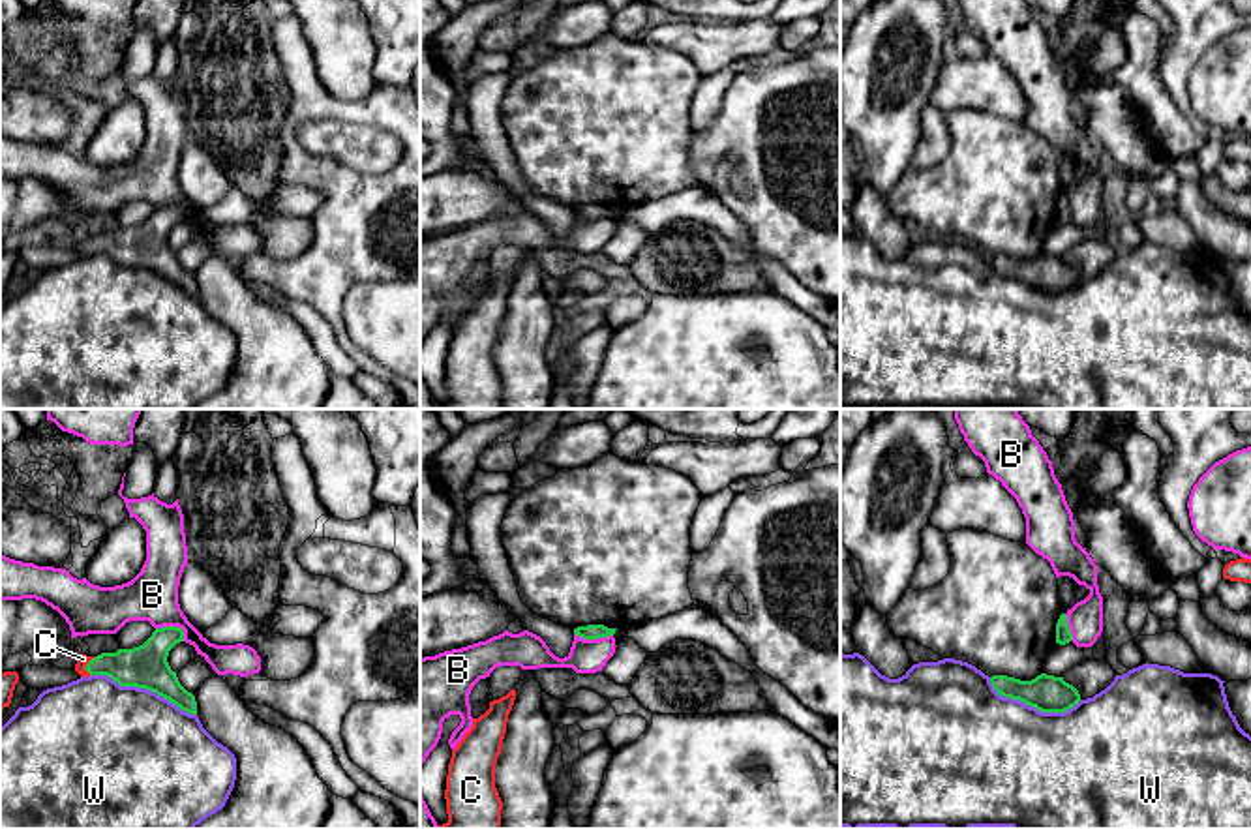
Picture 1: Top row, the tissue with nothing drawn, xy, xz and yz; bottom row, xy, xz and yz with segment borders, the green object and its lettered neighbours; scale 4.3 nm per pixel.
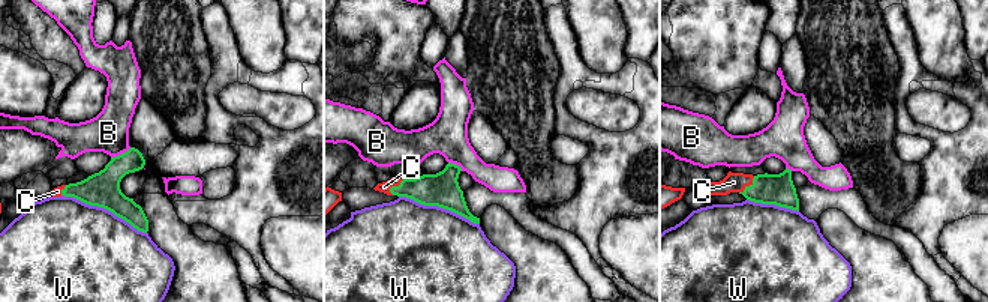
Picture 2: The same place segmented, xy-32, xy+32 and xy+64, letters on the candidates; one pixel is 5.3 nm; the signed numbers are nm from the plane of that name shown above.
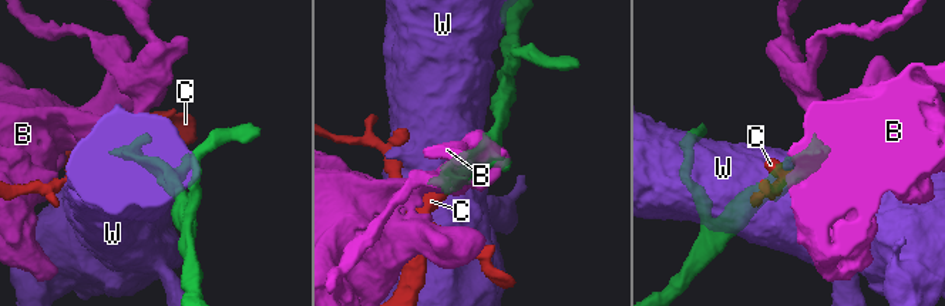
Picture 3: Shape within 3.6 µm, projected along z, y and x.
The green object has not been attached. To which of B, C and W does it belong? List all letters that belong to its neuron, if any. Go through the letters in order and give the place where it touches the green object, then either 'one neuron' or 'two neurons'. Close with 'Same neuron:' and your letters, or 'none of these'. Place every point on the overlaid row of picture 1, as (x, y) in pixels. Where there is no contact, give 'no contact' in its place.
B: meets green in xz at (593, 638); two neurons
C: meets green in xy at (87, 664); one neuron
W: meets green in xy at (143, 687); two neurons
Same neuron: C

